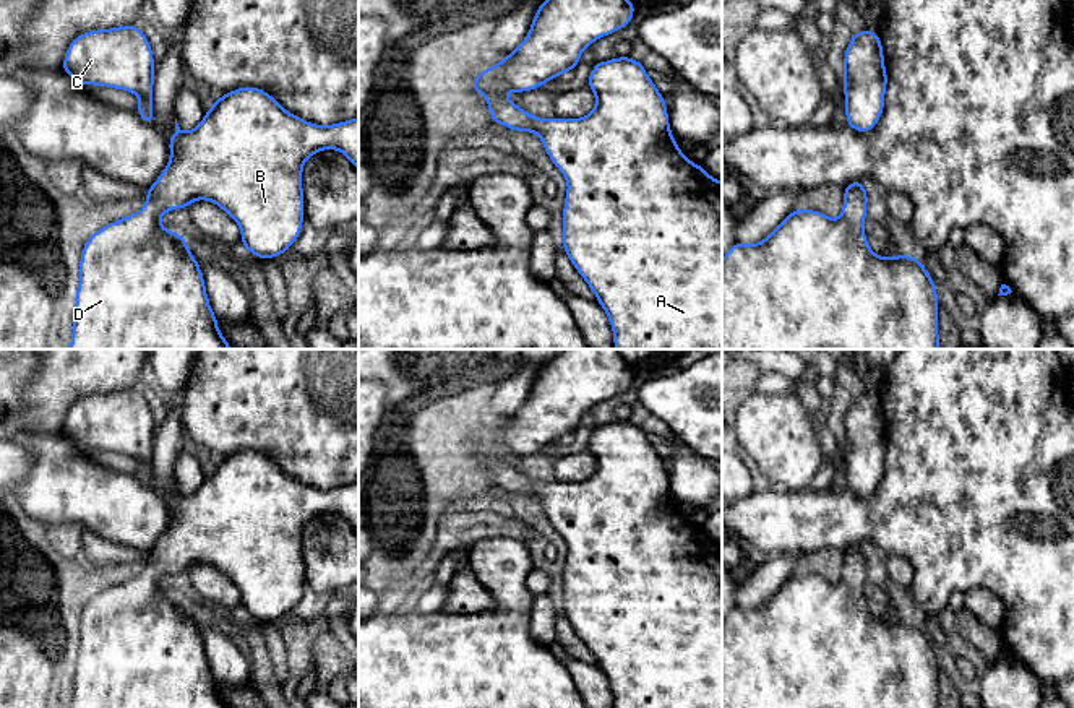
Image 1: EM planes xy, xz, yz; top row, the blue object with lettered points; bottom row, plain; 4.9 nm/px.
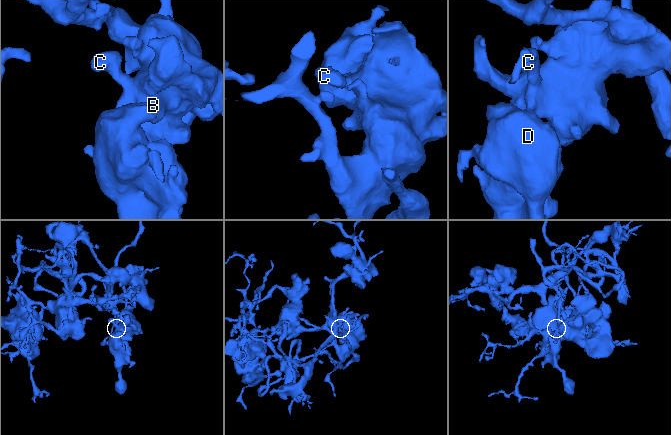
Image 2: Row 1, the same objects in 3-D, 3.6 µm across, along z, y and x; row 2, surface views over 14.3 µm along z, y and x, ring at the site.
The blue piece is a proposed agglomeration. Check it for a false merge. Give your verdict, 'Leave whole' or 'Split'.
Leave whole

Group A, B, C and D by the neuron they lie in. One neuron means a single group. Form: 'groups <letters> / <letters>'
groups A B C D

